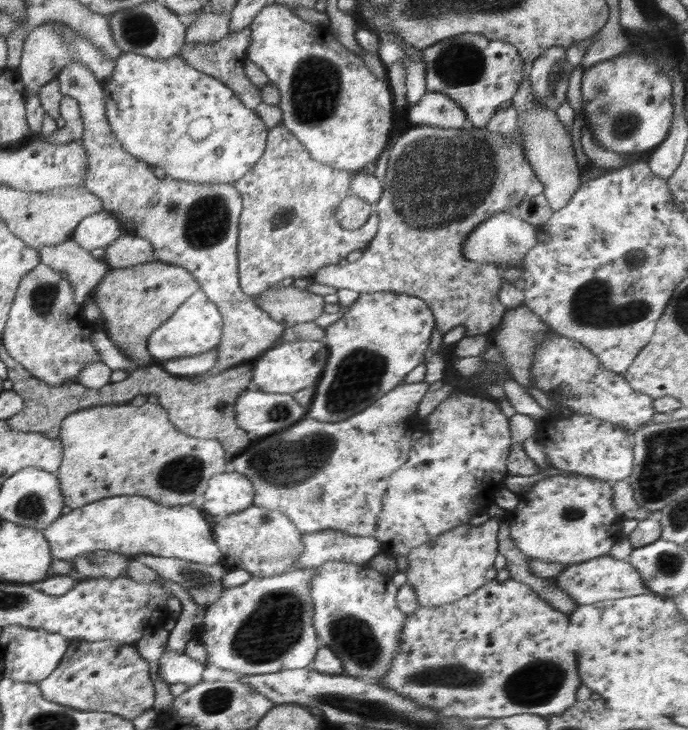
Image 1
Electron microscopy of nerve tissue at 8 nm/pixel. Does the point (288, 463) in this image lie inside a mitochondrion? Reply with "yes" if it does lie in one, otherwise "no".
yes

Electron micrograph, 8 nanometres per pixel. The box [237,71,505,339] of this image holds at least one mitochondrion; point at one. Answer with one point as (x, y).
(435, 181)

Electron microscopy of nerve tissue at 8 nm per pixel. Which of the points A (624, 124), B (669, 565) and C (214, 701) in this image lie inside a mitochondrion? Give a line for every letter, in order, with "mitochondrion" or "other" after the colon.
A: mitochondrion
B: mitochondrion
C: mitochondrion

